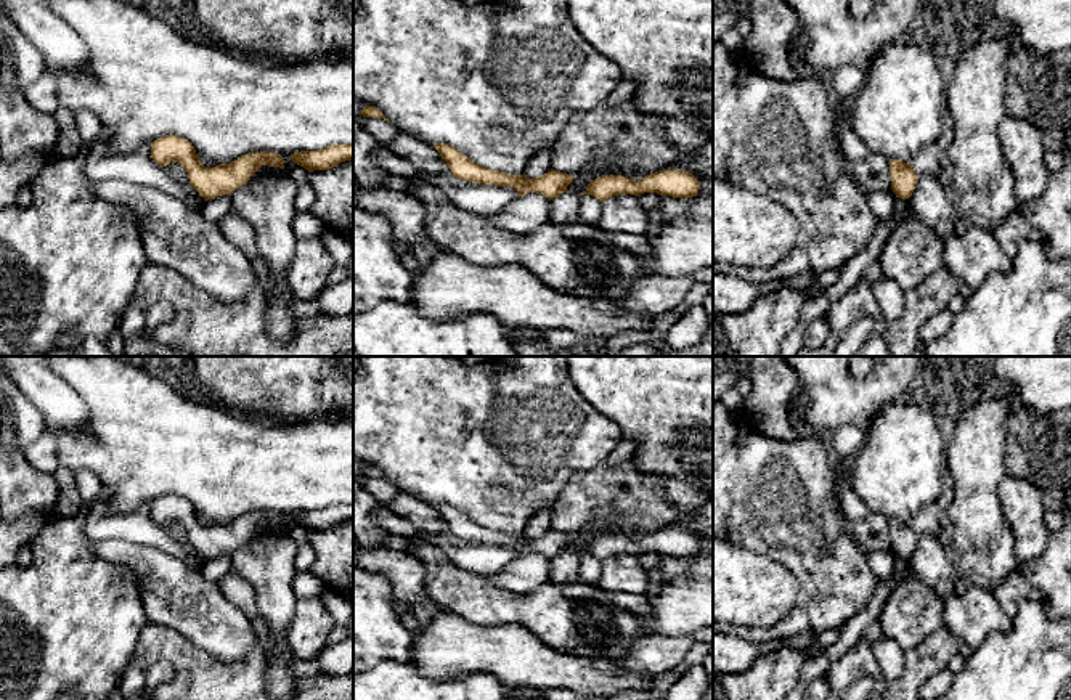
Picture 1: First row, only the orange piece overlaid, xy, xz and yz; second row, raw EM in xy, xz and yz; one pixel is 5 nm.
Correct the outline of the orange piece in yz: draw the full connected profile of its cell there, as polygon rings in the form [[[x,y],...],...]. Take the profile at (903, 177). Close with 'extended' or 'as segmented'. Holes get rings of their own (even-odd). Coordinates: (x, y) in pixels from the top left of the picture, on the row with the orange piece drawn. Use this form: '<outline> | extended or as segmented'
[[[890,159],[891,189],[896,197],[909,199],[918,181],[918,175],[901,159]]] | as segmented

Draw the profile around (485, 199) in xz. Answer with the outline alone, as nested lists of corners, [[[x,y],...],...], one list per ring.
[[[424,172],[416,173],[432,186],[440,188],[458,207],[485,217],[499,214],[519,197],[511,186],[470,183],[456,177]]]

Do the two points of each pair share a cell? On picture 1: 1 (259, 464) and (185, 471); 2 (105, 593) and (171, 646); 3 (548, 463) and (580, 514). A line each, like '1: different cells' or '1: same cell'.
1: same cell
2: different cells
3: different cells

